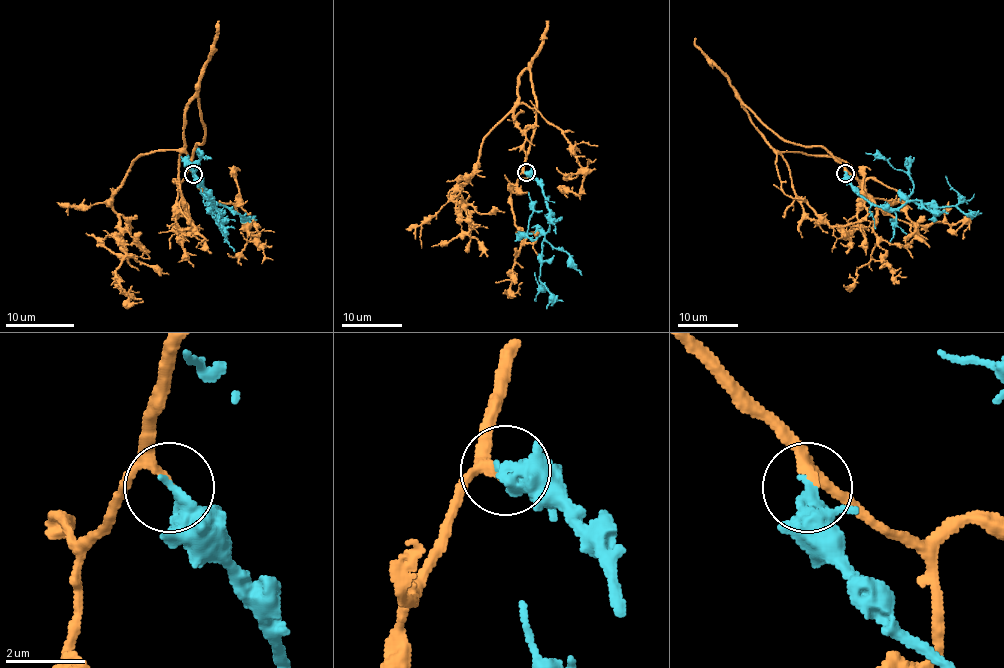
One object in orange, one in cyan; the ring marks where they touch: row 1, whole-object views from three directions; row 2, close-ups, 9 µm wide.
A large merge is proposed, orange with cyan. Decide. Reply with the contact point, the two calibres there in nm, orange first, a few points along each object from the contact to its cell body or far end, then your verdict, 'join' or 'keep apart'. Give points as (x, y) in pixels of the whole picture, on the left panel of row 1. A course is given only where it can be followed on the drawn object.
(193, 174) | 160/360 nm | orange via (193, 174), (205, 139), (194, 98), (184, 145), (138, 157), (113, 198), (119, 283), (143, 300) | cyan via (193, 174), (220, 213), (203, 193), (194, 173), (200, 159), (196, 150) | join

